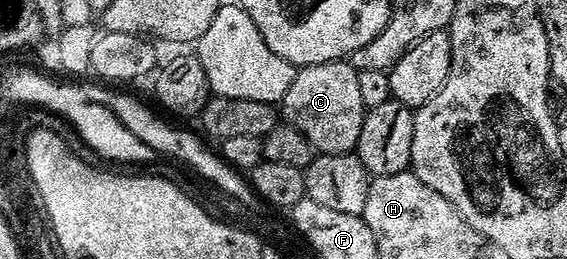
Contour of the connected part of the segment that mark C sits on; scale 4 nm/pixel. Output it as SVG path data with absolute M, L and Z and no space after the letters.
M348 60L319 62L297 69L282 103L282 118L287 125L306 136L313 151L322 154L355 151L366 113L356 71Z

